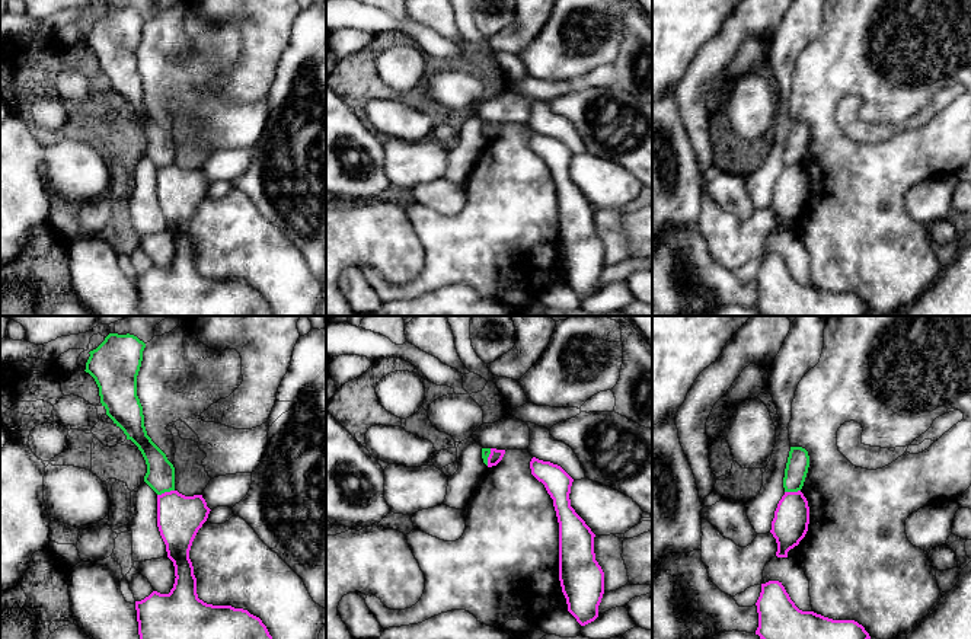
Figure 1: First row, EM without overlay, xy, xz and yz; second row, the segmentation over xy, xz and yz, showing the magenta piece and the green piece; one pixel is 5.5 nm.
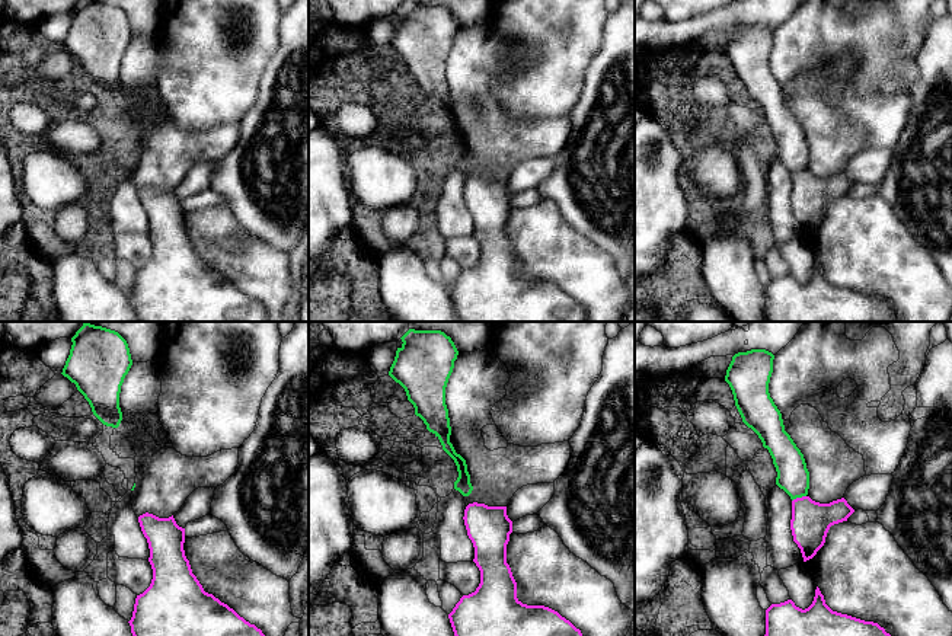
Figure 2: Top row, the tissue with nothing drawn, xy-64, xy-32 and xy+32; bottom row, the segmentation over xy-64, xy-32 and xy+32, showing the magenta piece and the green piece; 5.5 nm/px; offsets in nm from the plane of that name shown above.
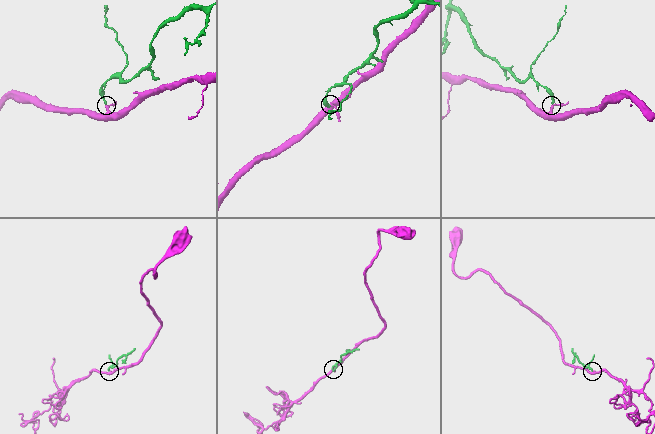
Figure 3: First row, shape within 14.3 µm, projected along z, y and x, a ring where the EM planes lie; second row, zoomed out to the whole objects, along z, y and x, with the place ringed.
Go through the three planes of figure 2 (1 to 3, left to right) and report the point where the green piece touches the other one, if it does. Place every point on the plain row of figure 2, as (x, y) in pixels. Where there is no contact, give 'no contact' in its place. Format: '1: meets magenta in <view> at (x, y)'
1: no contact
2: no contact
3: meets magenta in xy+32 at (798, 172)

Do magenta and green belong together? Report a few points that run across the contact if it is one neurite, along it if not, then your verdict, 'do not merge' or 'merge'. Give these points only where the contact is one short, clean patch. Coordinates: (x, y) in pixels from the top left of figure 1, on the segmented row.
line xy (173, 489), (157, 495); do not merge

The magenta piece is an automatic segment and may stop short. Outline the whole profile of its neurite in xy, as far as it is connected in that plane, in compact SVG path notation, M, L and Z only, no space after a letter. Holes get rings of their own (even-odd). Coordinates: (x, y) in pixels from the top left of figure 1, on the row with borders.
M178 491L157 495L157 527L176 578L169 594L153 591L135 601L140 639L272 639L262 620L247 610L213 606L198 598L189 550L210 511L202 495L185 496Z

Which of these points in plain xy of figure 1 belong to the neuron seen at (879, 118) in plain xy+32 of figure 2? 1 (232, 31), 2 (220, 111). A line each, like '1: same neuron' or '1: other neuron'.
1: same neuron
2: same neuron

